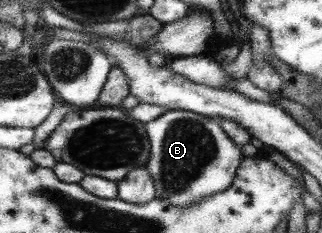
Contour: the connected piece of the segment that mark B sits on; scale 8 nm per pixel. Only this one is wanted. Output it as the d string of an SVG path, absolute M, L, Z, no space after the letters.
M171 110L146 124L150 140L149 161L145 163L159 199L188 206L199 199L225 191L234 182L242 163L239 147L220 129L218 122L185 110Z

